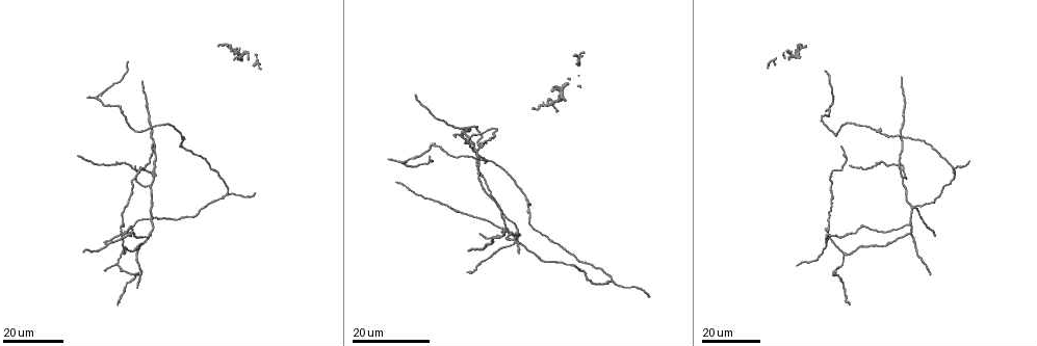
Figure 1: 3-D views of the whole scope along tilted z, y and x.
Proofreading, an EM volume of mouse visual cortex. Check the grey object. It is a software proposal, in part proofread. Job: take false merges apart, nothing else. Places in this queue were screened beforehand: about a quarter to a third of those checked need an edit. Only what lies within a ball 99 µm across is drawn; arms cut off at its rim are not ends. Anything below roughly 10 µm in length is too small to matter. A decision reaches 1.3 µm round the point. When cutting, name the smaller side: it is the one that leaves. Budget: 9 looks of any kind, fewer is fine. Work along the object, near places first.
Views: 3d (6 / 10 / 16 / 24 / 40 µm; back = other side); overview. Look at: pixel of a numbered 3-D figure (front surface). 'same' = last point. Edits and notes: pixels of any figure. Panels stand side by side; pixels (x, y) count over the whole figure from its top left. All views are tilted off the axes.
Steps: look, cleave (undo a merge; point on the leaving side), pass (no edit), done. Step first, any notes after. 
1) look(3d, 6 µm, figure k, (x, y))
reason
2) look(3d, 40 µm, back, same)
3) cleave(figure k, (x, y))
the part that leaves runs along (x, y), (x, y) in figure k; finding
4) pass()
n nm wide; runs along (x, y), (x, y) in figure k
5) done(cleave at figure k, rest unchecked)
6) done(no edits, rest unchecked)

look(3d, 16 µm, figure 1, (496, 129))
abrupt turn

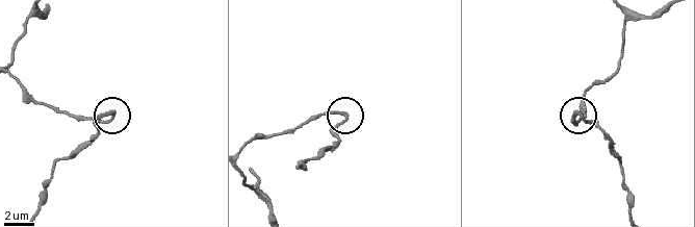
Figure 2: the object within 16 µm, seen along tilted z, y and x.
look(3d, 6 µm, figure 2, (577, 113))
closer look

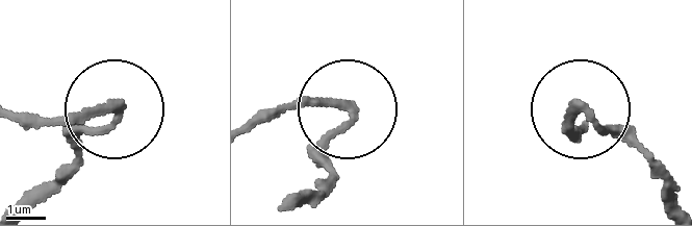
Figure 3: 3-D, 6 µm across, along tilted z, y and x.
pass()
runs along (255, 122), (314, 100), (343, 111), (327, 175), (308, 198) in figure 3; continuous, no second neuron

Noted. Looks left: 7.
look(3d, 16 µm, figure 1, (842, 254))
thin arm on a thick one

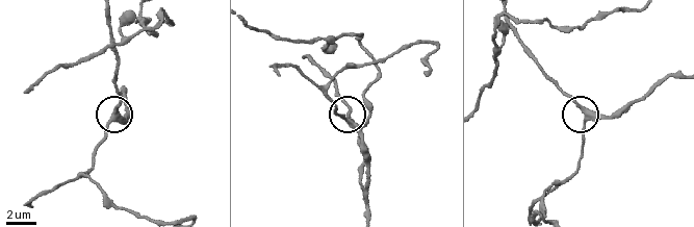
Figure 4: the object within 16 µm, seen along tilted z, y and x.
look(3d, 10 µm, figure 4, (587, 117))
closer look

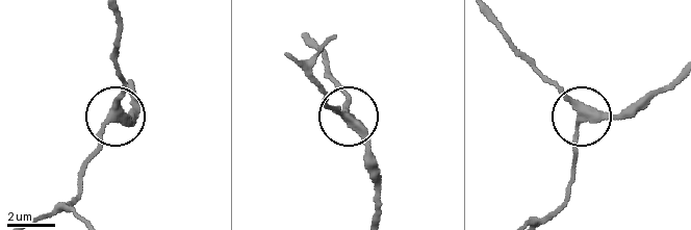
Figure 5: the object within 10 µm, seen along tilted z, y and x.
pass()
3 arms; runs along (377, 213), (381, 187), (365, 136), (337, 107), (323, 102) in figure 5; one neuron here

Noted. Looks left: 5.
look(3d, 16 µm, figure 1, (511, 234))
three arms meet

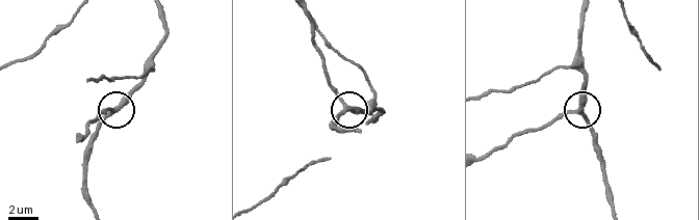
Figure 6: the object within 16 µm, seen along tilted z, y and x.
look(3d, 6 µm, figure 6, (345, 108))
zoom in

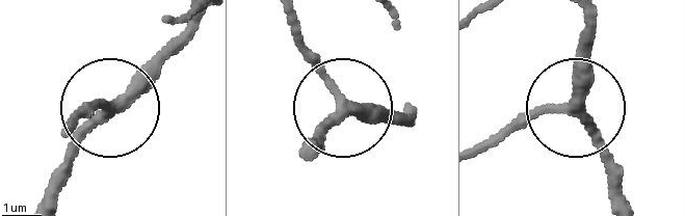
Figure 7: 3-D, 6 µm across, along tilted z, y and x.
look(3d, 6 µm, back, figure 7, (110, 108))

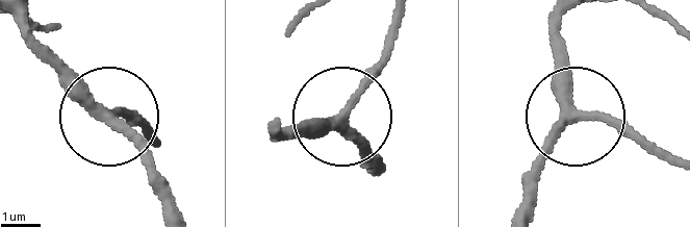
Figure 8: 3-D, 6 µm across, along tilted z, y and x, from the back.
pass()
side arm 18 µm; runs along (11, 17), (169, 187) in figure 8; all the same neuron

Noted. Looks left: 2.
look(3d, 16 µm, figure 1, (910, 209))
a fork

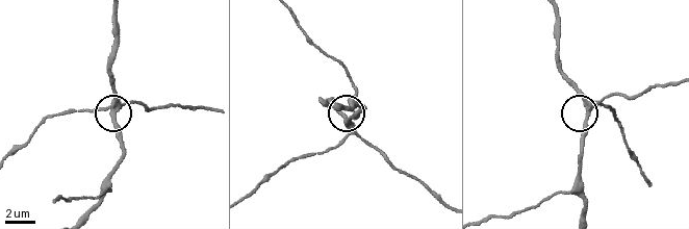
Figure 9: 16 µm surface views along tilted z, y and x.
look(3d, 6 µm, figure 9, (583, 99))

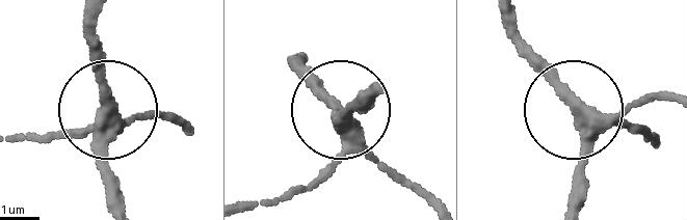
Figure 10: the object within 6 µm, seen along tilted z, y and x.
pass()
side arm 52 µm; runs along (671, 100), (587, 110), (505, 32) in figure 10; one neuron here

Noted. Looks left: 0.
done(no edits, rest unchecked)

